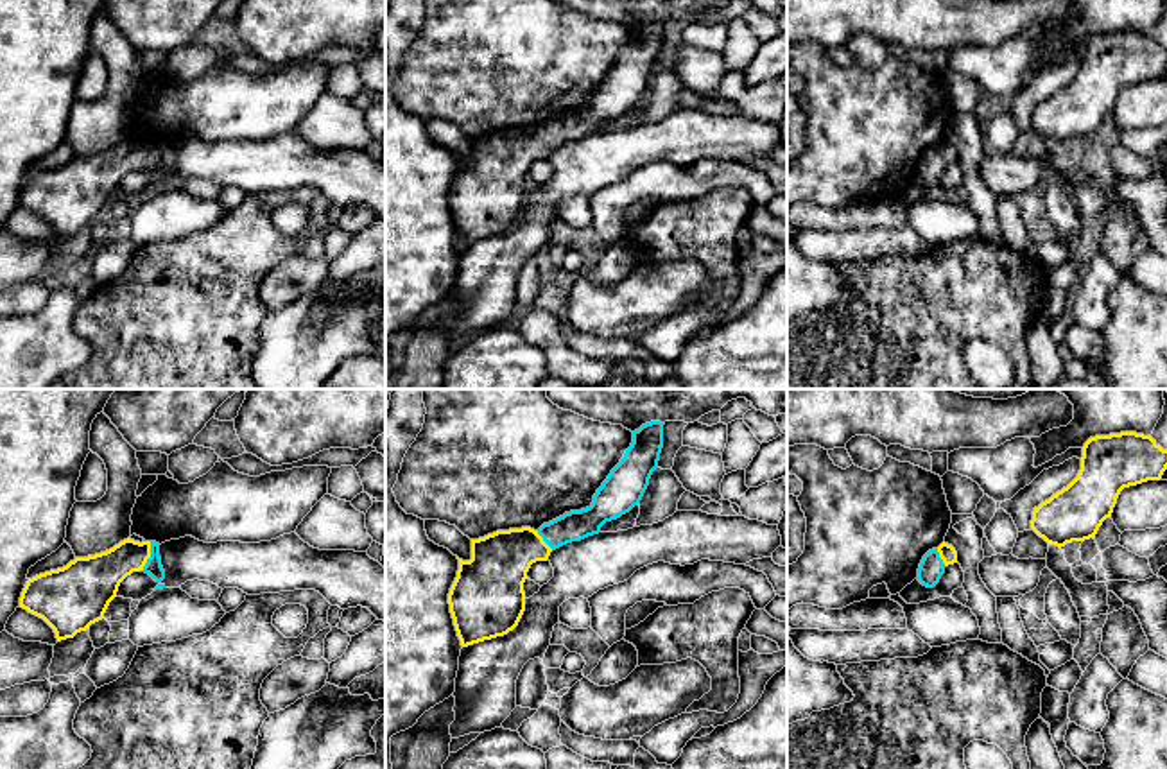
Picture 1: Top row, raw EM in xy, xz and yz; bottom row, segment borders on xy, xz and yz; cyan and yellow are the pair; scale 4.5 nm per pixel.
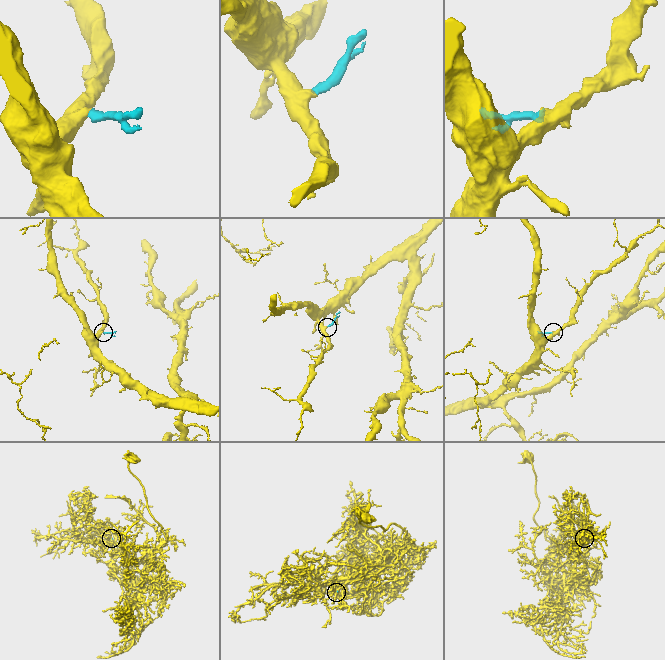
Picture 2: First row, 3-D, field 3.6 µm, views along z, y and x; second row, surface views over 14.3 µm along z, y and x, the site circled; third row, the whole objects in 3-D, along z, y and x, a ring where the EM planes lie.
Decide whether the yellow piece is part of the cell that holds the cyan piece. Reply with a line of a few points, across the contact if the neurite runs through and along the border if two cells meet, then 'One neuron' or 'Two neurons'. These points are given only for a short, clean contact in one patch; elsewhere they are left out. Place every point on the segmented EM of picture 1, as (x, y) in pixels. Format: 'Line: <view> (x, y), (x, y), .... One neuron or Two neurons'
Line: xy (153, 567), (151, 556), (128, 556), (99, 576). One neuron

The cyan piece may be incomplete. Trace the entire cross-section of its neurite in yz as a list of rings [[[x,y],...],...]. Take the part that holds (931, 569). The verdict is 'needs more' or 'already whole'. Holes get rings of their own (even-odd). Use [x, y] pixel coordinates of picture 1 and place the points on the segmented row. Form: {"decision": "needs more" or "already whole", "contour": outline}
{"decision": "needs more", "contour": [[[943,541],[938,549],[932,549],[923,556],[916,579],[923,586],[934,588],[945,574],[945,568],[954,563],[957,563],[957,552],[952,545]]]}

